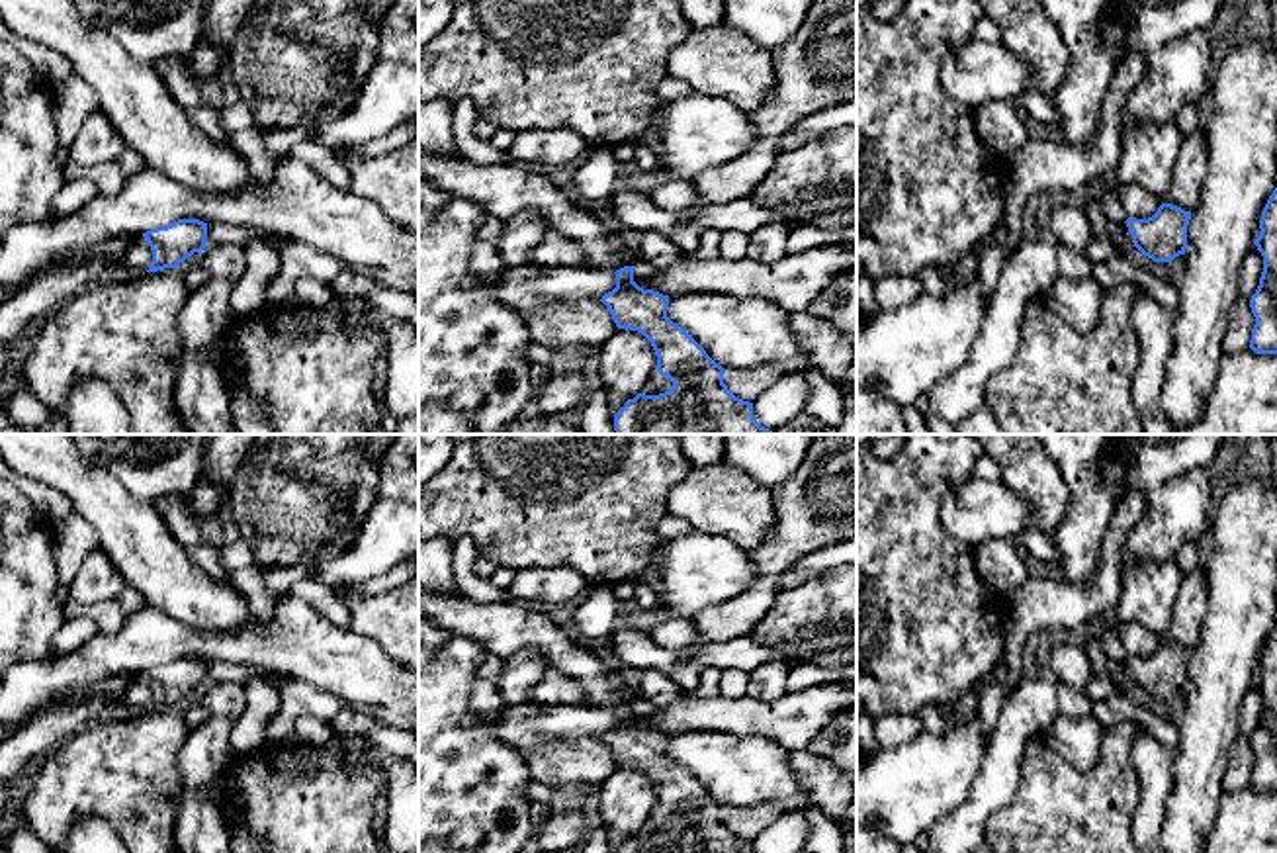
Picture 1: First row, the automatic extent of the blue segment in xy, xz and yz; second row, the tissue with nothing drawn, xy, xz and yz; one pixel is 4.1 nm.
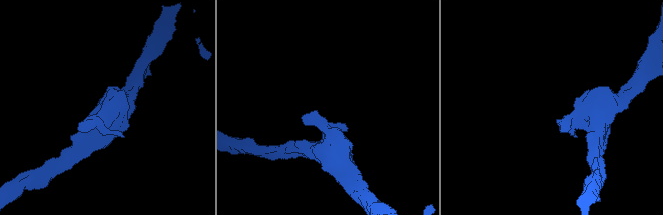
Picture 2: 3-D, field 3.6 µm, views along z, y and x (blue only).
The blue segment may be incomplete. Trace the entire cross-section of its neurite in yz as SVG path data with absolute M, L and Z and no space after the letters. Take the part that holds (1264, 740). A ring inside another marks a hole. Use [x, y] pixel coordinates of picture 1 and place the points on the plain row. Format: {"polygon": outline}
{"polygon": "M1277 626L1261 650L1259 667L1254 683L1263 695L1263 710L1250 738L1255 755L1250 786L1257 792L1277 792Z"}

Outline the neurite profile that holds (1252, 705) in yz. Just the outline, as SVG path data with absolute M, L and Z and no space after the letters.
M1254 683L1240 704L1240 736L1252 738L1263 710L1263 695Z

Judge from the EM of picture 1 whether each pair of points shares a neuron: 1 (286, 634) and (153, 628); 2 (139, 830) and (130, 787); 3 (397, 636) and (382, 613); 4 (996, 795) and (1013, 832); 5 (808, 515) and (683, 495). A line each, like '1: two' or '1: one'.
1: one
2: one
3: one
4: two
5: two

